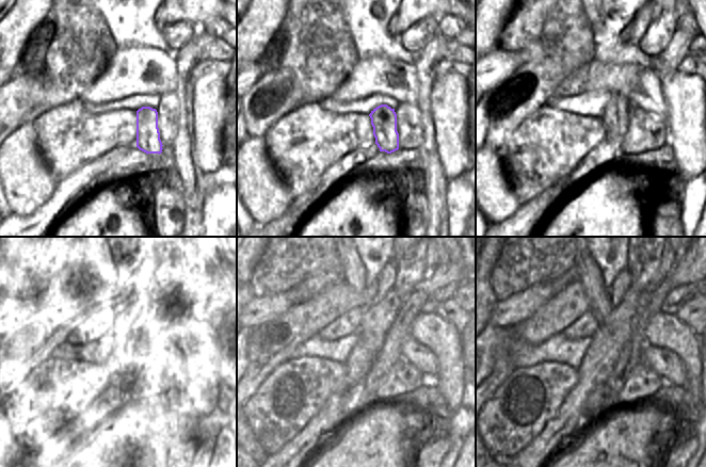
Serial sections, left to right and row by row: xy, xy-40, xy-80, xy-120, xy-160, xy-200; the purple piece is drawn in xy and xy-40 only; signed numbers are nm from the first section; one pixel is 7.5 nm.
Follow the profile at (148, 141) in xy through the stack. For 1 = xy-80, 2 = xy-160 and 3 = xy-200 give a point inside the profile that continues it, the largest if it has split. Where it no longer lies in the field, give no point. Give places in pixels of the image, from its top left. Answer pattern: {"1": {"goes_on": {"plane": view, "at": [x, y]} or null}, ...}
{"1": {"goes_on": {"plane": "xy-80", "at": [618, 113]}}, "2": {"goes_on": {"plane": "xy-160", "at": [378, 318]}}, "3": {"goes_on": {"plane": "xy-200", "at": [624, 312]}}}

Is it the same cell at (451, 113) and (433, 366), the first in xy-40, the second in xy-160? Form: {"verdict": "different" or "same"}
{"verdict": "different"}

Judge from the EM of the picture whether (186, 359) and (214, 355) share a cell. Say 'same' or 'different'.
different

